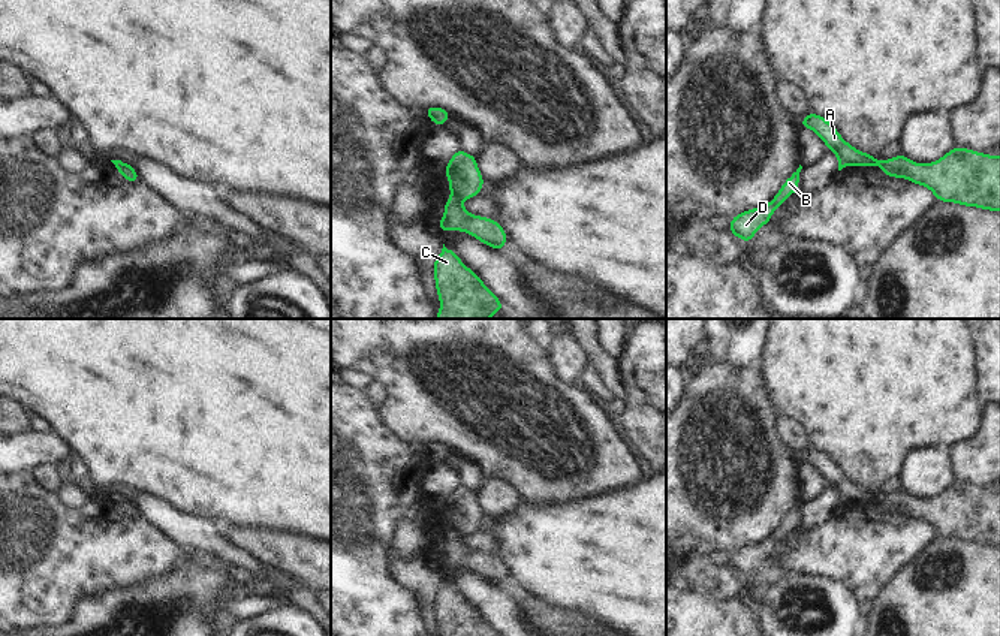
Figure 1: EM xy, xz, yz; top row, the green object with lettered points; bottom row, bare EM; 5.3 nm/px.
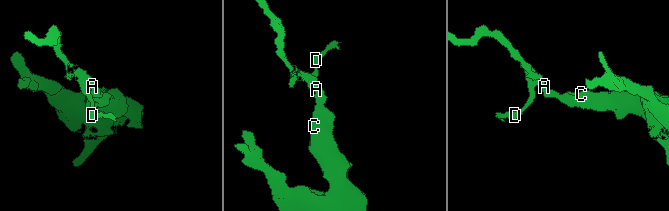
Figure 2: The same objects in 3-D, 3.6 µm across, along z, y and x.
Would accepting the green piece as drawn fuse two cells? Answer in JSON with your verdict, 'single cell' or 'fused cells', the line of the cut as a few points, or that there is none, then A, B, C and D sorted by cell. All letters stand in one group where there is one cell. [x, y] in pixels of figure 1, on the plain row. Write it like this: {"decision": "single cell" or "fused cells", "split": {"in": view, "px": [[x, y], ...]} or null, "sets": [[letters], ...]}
{"decision": "fused cells", "split": {"in": "xz", "px": [[452, 531], [460, 534]]}, "sets": [["A", "B", "D"], ["C"]]}

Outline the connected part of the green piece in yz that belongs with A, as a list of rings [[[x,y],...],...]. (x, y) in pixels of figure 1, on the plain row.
[[[808,447],[802,456],[798,458],[799,462],[808,462],[825,477],[828,485],[831,485],[838,494],[838,506],[846,501],[867,501],[873,503],[882,495],[871,489],[856,485],[853,480],[847,479],[838,465],[823,452]]]

